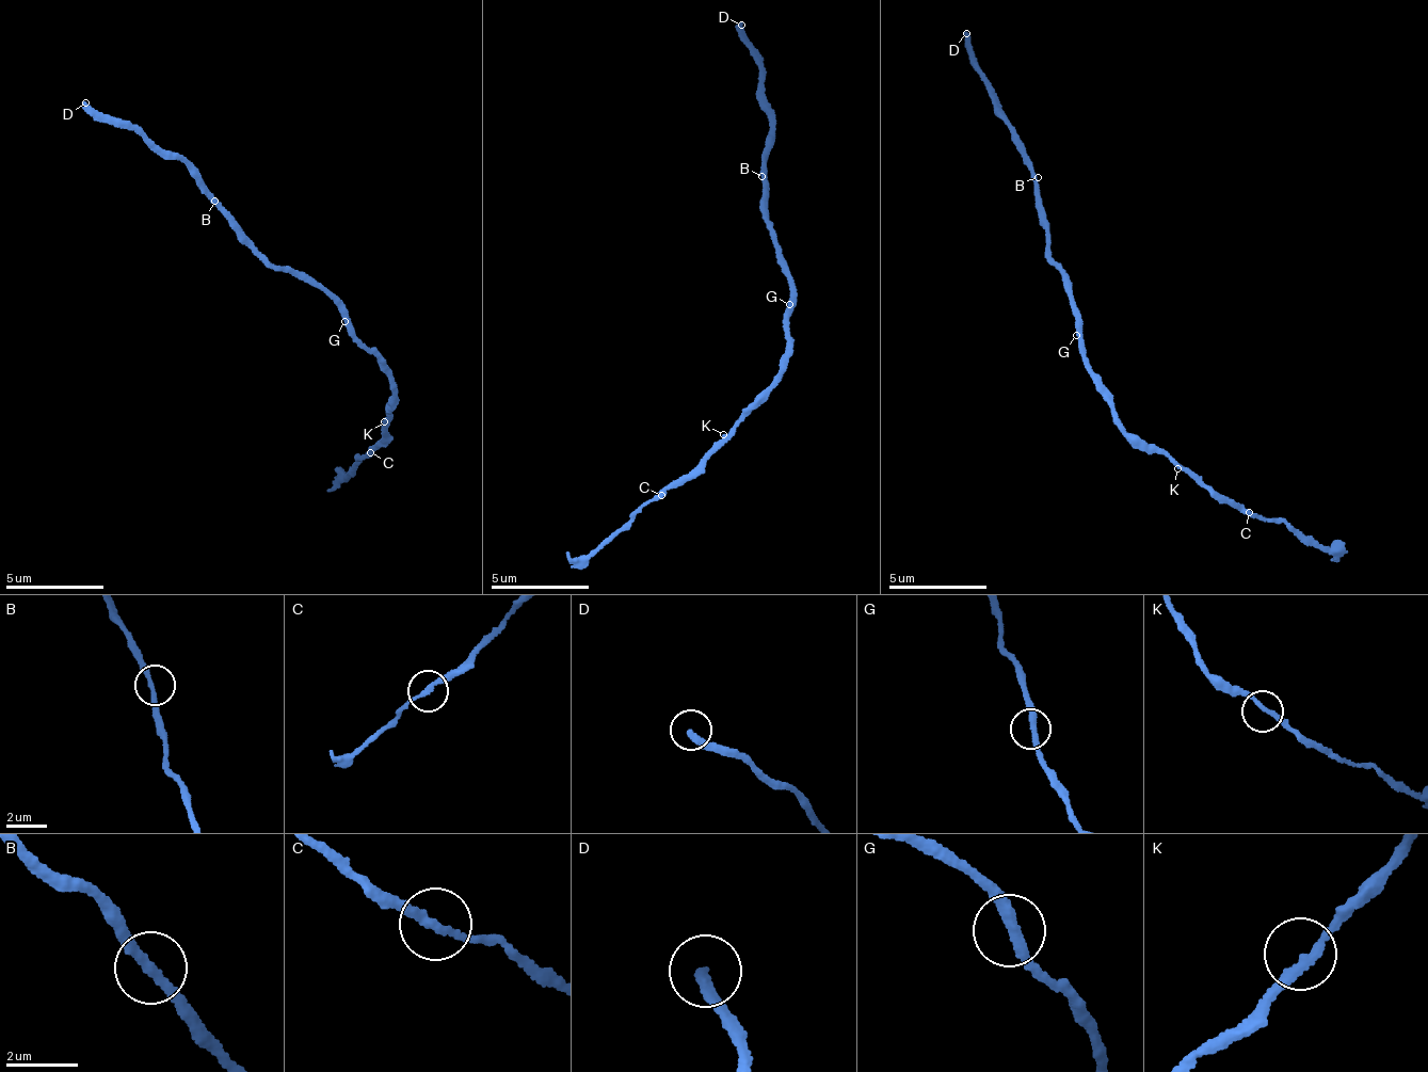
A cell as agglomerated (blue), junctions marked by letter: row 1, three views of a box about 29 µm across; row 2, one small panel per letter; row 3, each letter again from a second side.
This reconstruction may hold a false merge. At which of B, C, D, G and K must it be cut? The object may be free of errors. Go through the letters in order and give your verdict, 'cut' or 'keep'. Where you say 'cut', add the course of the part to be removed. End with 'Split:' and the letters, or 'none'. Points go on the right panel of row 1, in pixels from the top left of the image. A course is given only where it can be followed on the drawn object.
B: keep
C: cut; course (1249, 513), (1331, 554), (1333, 560)
D: keep
G: keep
K: keep
Split: C

